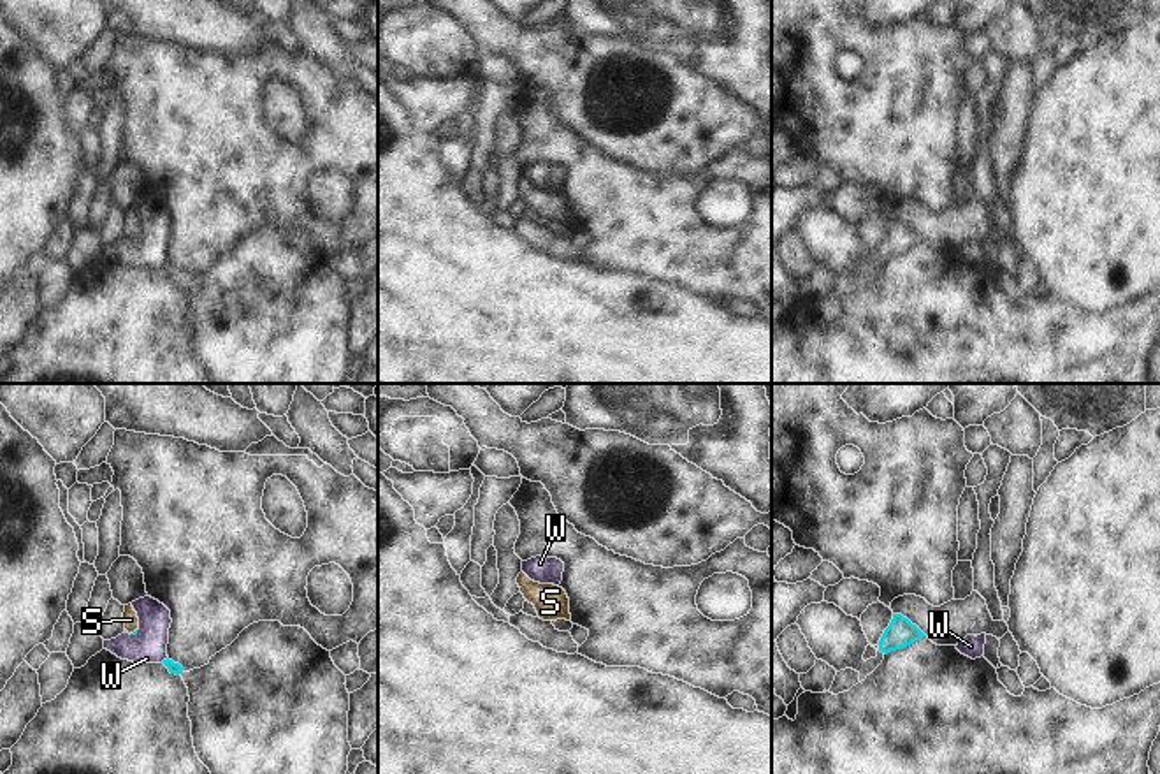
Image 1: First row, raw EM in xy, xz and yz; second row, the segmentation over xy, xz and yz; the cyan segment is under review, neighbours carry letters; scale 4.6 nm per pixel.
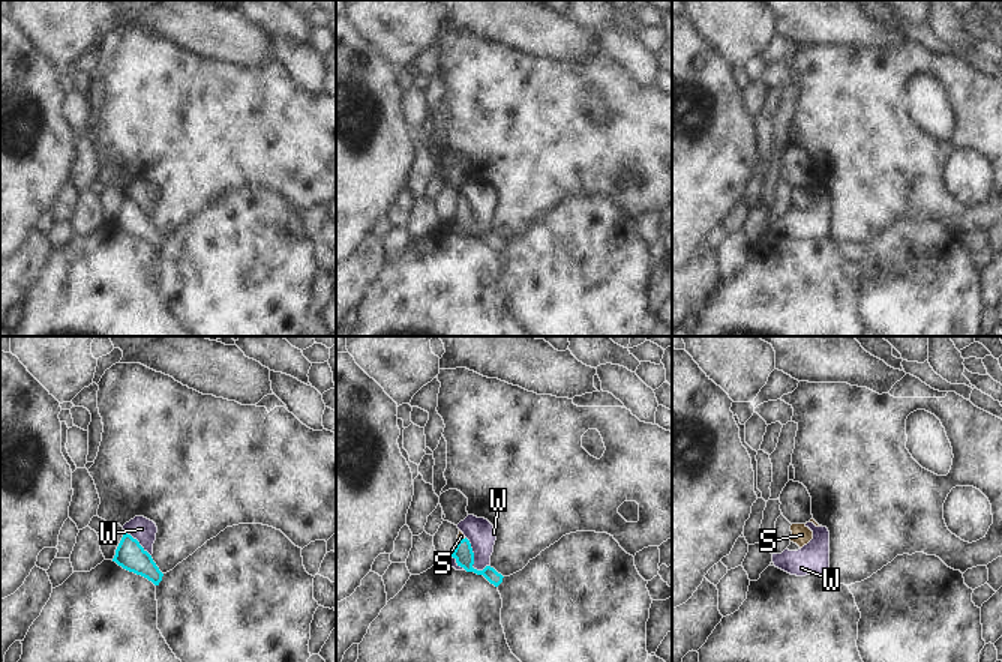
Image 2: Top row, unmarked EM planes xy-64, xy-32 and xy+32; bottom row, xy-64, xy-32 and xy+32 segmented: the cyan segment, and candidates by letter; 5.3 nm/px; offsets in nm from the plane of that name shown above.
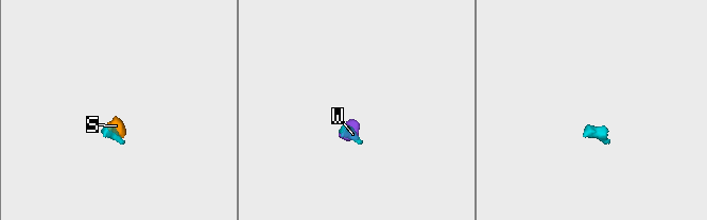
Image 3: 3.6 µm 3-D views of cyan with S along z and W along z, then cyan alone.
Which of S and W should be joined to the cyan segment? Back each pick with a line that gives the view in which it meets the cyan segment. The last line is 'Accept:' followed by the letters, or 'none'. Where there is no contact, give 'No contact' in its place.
S: Touches cyan in xy
Accept: S.

